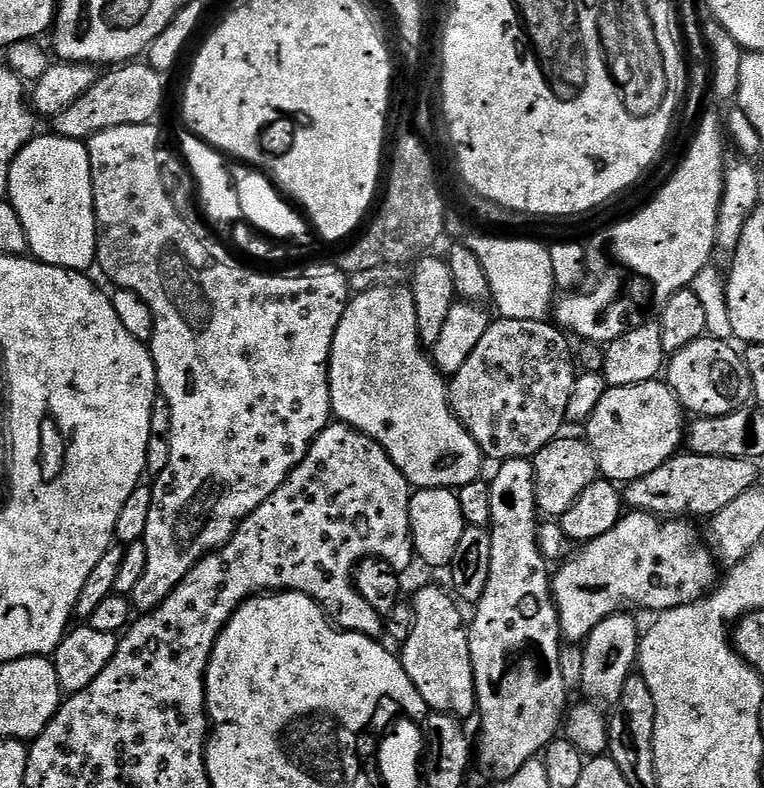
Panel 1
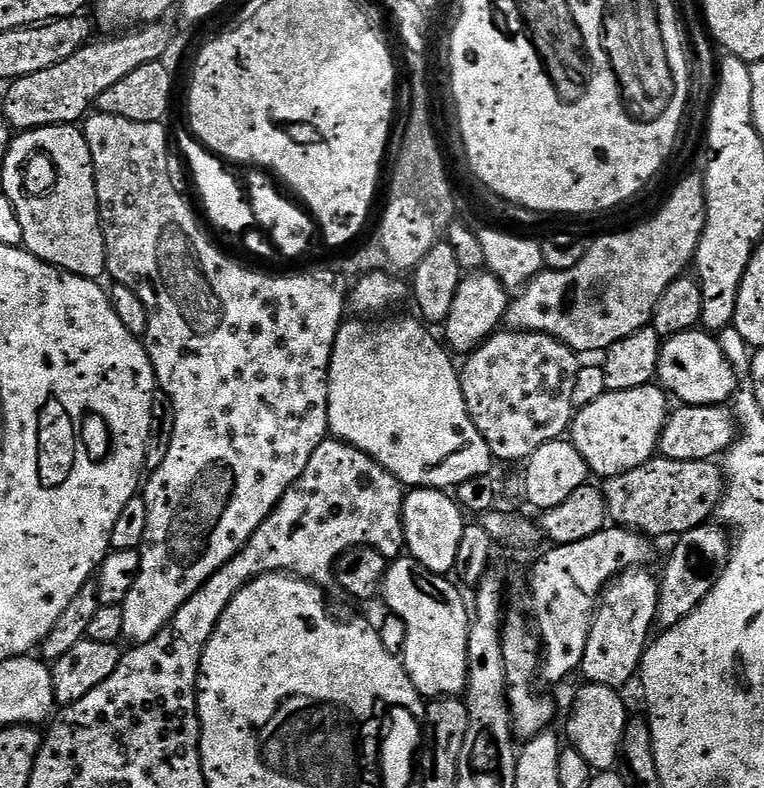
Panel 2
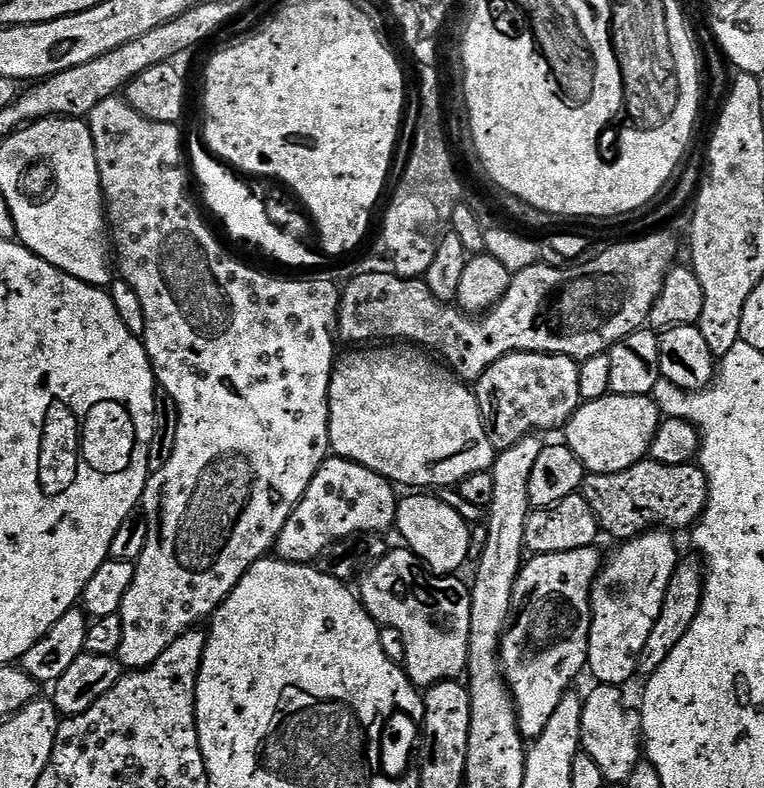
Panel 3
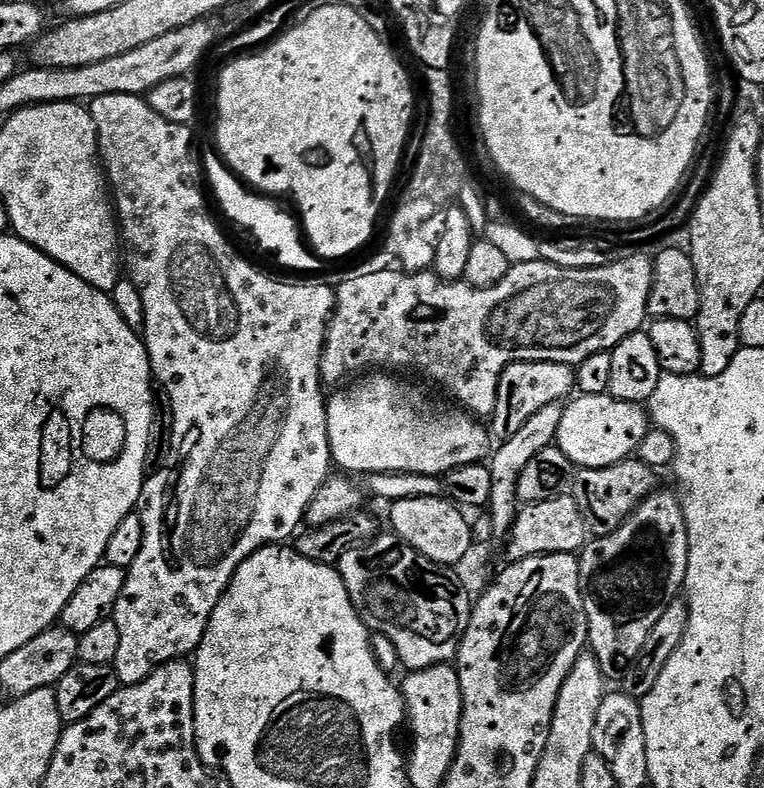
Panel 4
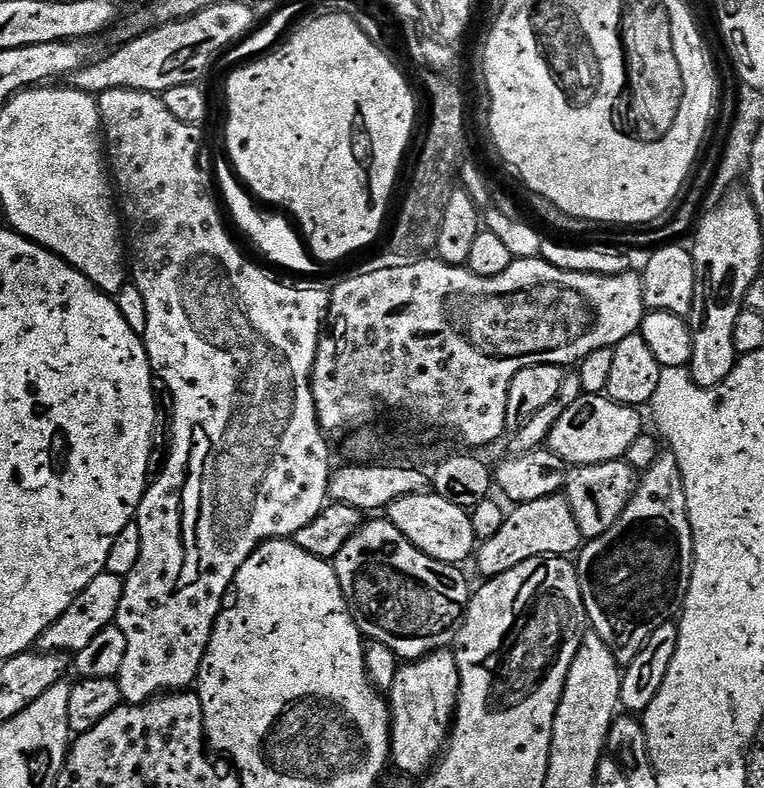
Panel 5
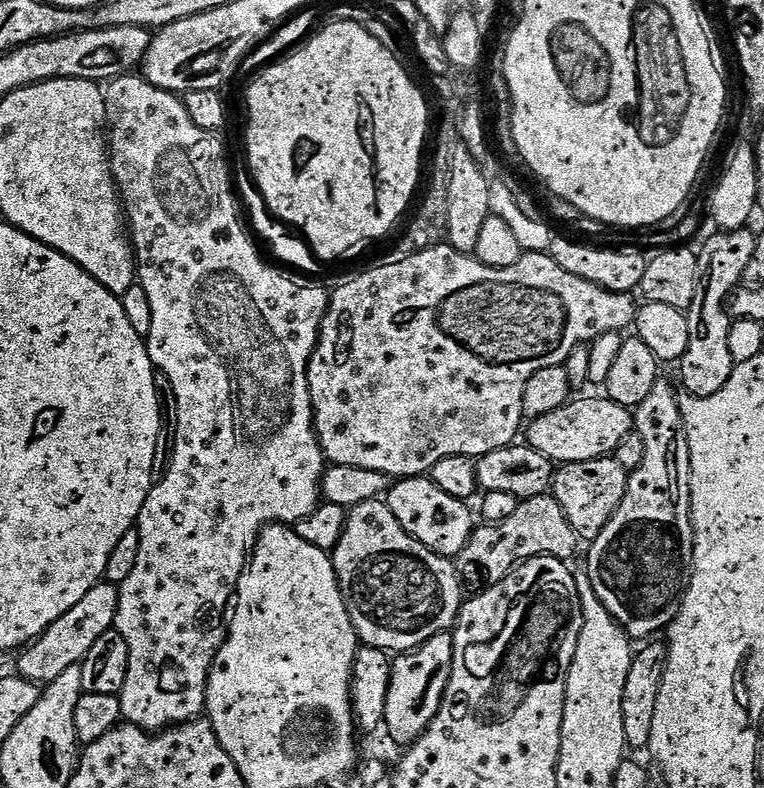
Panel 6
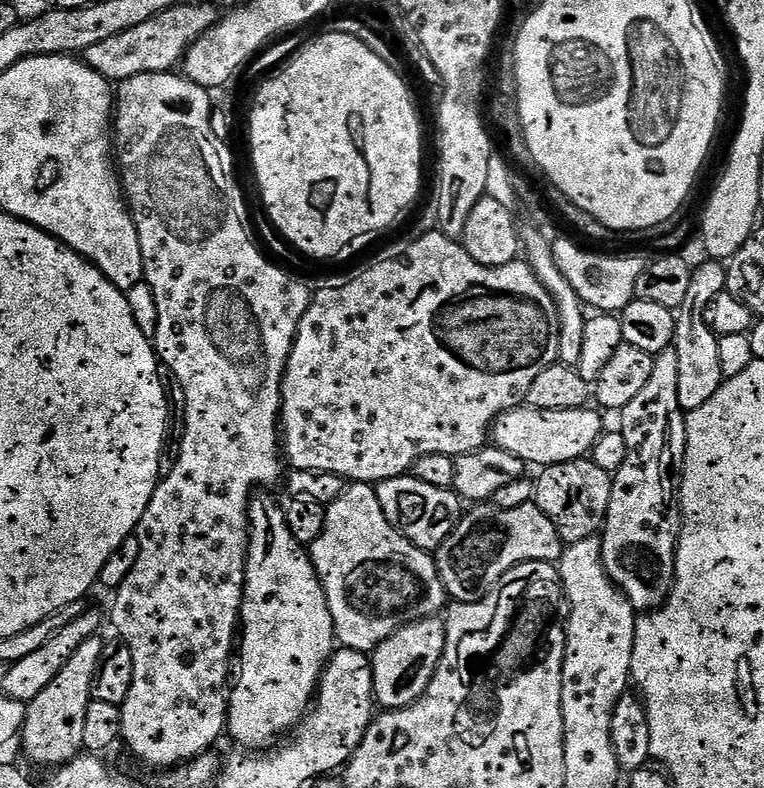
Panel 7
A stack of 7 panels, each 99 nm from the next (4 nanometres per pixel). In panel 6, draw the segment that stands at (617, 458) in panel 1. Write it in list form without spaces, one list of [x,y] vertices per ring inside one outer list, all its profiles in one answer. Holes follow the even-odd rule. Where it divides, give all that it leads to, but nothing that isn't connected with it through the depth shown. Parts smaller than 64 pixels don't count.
[[[588,396],[585,400],[572,398],[558,410],[535,417],[529,423],[532,425],[526,428],[528,447],[538,450],[557,465],[612,456],[618,442],[634,431],[634,416],[629,409],[618,406],[618,402],[600,396]]]

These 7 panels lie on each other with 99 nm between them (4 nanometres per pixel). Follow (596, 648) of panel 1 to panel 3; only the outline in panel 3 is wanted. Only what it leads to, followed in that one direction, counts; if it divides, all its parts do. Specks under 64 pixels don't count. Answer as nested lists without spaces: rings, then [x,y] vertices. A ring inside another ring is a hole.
[[[649,530],[640,533],[638,536],[632,537],[631,540],[625,540],[619,545],[620,549],[613,554],[612,557],[607,557],[606,563],[601,567],[600,571],[596,574],[596,580],[592,583],[592,594],[590,603],[592,606],[592,621],[590,622],[590,634],[588,635],[588,662],[586,665],[587,671],[592,671],[594,681],[599,682],[601,685],[617,685],[624,686],[624,683],[633,675],[634,677],[638,672],[638,661],[640,659],[640,651],[642,646],[646,646],[646,638],[650,638],[650,630],[654,630],[654,622],[658,618],[658,614],[662,610],[662,602],[666,594],[666,586],[670,584],[670,578],[674,574],[678,563],[676,557],[676,544],[671,540],[669,533],[664,530]]]

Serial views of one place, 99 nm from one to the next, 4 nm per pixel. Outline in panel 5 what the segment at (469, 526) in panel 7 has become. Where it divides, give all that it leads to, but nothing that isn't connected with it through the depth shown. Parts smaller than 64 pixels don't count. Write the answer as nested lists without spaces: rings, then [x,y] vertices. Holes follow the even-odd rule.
[[[563,495],[538,498],[538,502],[529,504],[517,504],[511,510],[512,513],[508,512],[499,521],[500,529],[485,544],[483,541],[475,549],[474,561],[476,560],[476,568],[481,572],[481,577],[491,578],[498,574],[506,574],[506,570],[514,570],[514,566],[530,558],[539,556],[568,558],[579,553],[582,537],[578,530],[578,522],[574,522],[574,514]]]

